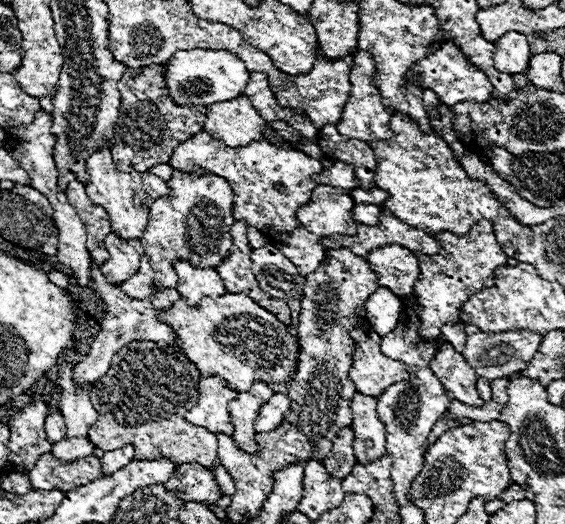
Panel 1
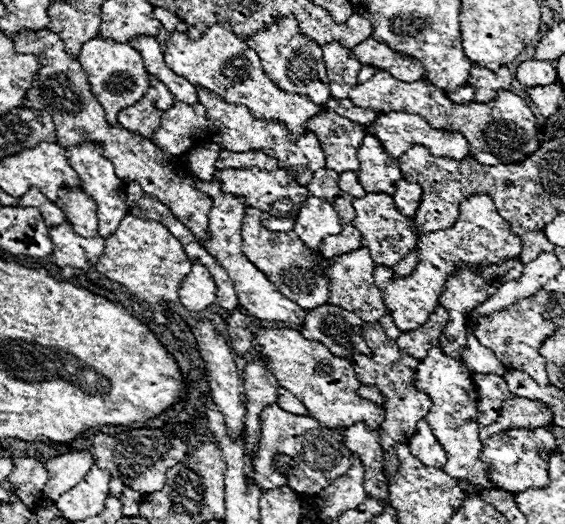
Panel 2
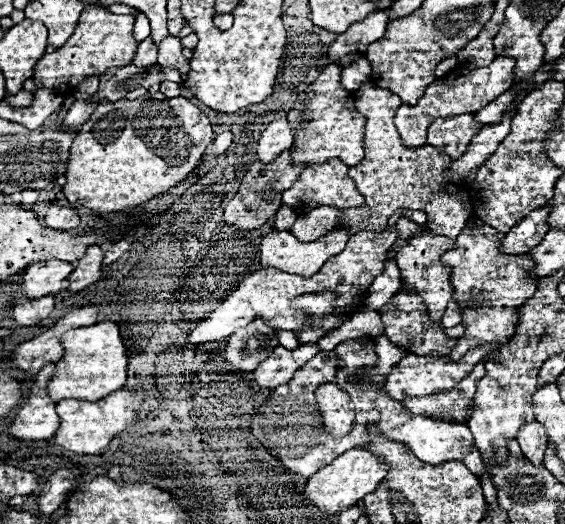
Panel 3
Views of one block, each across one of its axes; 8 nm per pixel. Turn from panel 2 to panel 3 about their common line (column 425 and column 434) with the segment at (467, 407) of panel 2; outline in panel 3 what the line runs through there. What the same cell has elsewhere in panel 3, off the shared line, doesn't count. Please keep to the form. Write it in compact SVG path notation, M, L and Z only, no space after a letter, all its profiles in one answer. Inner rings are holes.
M480 346L472 348L464 358L452 362L446 356L440 358L426 358L426 356L414 356L408 354L404 356L396 366L392 366L392 372L386 378L386 390L394 400L402 400L404 396L414 398L414 396L426 396L426 394L436 394L438 390L450 390L452 386L458 386L458 382L468 376L474 368L476 362L488 362L496 356L498 346Z

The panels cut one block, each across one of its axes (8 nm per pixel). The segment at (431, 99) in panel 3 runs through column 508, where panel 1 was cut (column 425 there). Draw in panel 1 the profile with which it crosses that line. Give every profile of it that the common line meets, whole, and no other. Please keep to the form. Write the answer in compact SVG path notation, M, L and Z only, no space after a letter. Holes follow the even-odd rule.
M454 42L442 44L440 50L430 54L428 58L420 60L420 66L416 66L416 74L420 74L420 82L424 90L434 90L442 102L448 102L450 106L464 102L464 100L474 100L474 102L488 102L492 96L492 84L484 70L476 68Z

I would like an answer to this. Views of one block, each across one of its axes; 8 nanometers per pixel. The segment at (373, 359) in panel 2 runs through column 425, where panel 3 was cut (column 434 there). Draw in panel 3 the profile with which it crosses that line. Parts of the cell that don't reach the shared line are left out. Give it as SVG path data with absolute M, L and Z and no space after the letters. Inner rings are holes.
M468 374L460 382L460 390L442 390L432 396L420 396L420 398L404 398L402 406L408 414L416 416L448 416L450 420L458 420L462 424L468 422L468 406L476 392L476 382L482 378L482 374Z

